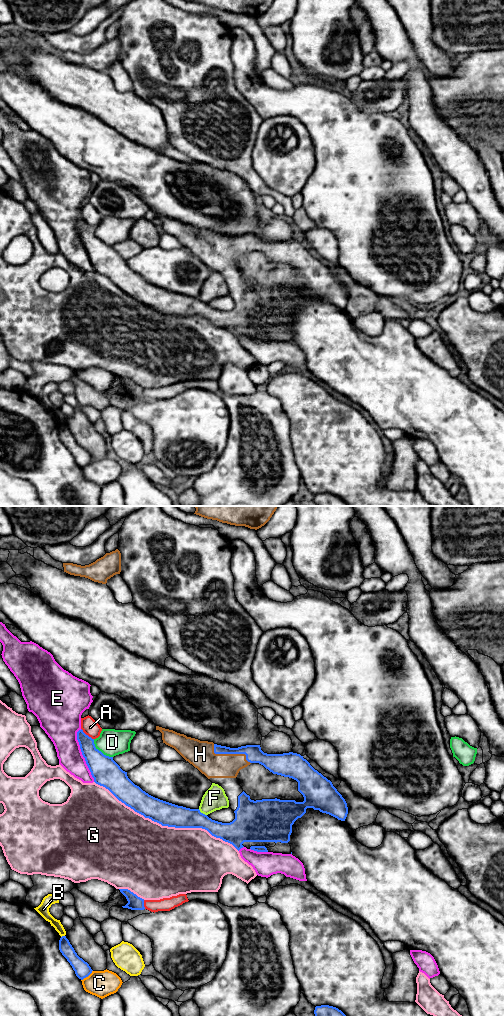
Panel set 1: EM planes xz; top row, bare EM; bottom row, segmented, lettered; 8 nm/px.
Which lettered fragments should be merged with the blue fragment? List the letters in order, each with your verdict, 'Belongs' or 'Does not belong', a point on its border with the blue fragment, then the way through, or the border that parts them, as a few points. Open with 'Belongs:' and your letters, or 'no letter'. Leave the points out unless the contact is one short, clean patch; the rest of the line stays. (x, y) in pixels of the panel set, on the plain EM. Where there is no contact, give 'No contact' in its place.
Belongs: H
A: Does not belong. Touches blue at xz (87, 223)
B: Does not belong. Touches blue at xz (62, 424)
C: Does not belong. Touches blue at xz (87, 464)
D: Does not belong. Touches blue at xz (100, 239)
E: Does not belong. Touches blue at xz (82, 242)
F: Does not belong. Touches blue at xz (202, 301)
G: Does not belong. Touches blue at xz (166, 313)
H: Belongs. Touches blue at xz (230, 241)

